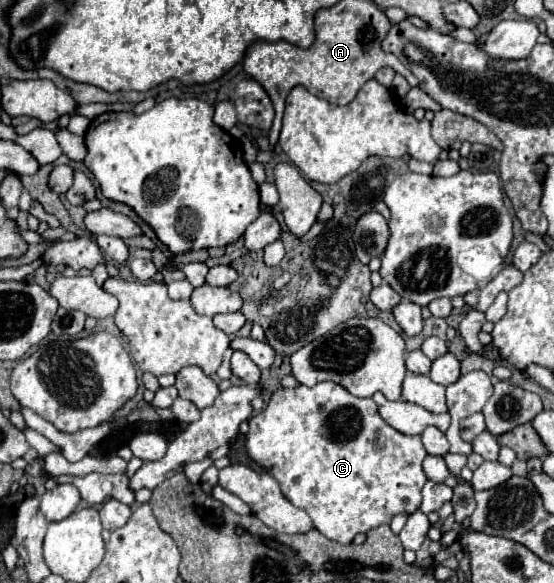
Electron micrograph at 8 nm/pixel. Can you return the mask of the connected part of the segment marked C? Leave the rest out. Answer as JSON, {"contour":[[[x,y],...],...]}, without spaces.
{"contour":[[[324,381],[324,383],[318,383],[314,387],[306,387],[306,385],[300,385],[296,389],[280,389],[276,391],[272,397],[270,397],[270,403],[256,415],[250,417],[250,431],[246,435],[246,451],[250,455],[252,461],[256,461],[258,465],[262,465],[268,473],[274,475],[274,479],[280,483],[280,489],[284,493],[284,497],[298,509],[304,509],[312,523],[314,523],[314,529],[318,529],[324,537],[332,539],[332,541],[338,541],[338,543],[352,543],[354,535],[358,533],[366,533],[382,523],[390,523],[390,519],[398,513],[414,513],[420,509],[420,503],[422,503],[422,487],[424,483],[428,481],[424,471],[422,471],[422,461],[426,459],[426,449],[420,441],[418,435],[404,435],[400,431],[396,431],[394,427],[390,427],[380,415],[378,415],[378,409],[376,409],[376,403],[372,399],[360,399],[360,397],[354,397],[352,393],[348,393],[342,385],[338,383],[332,383],[332,381]]]}

